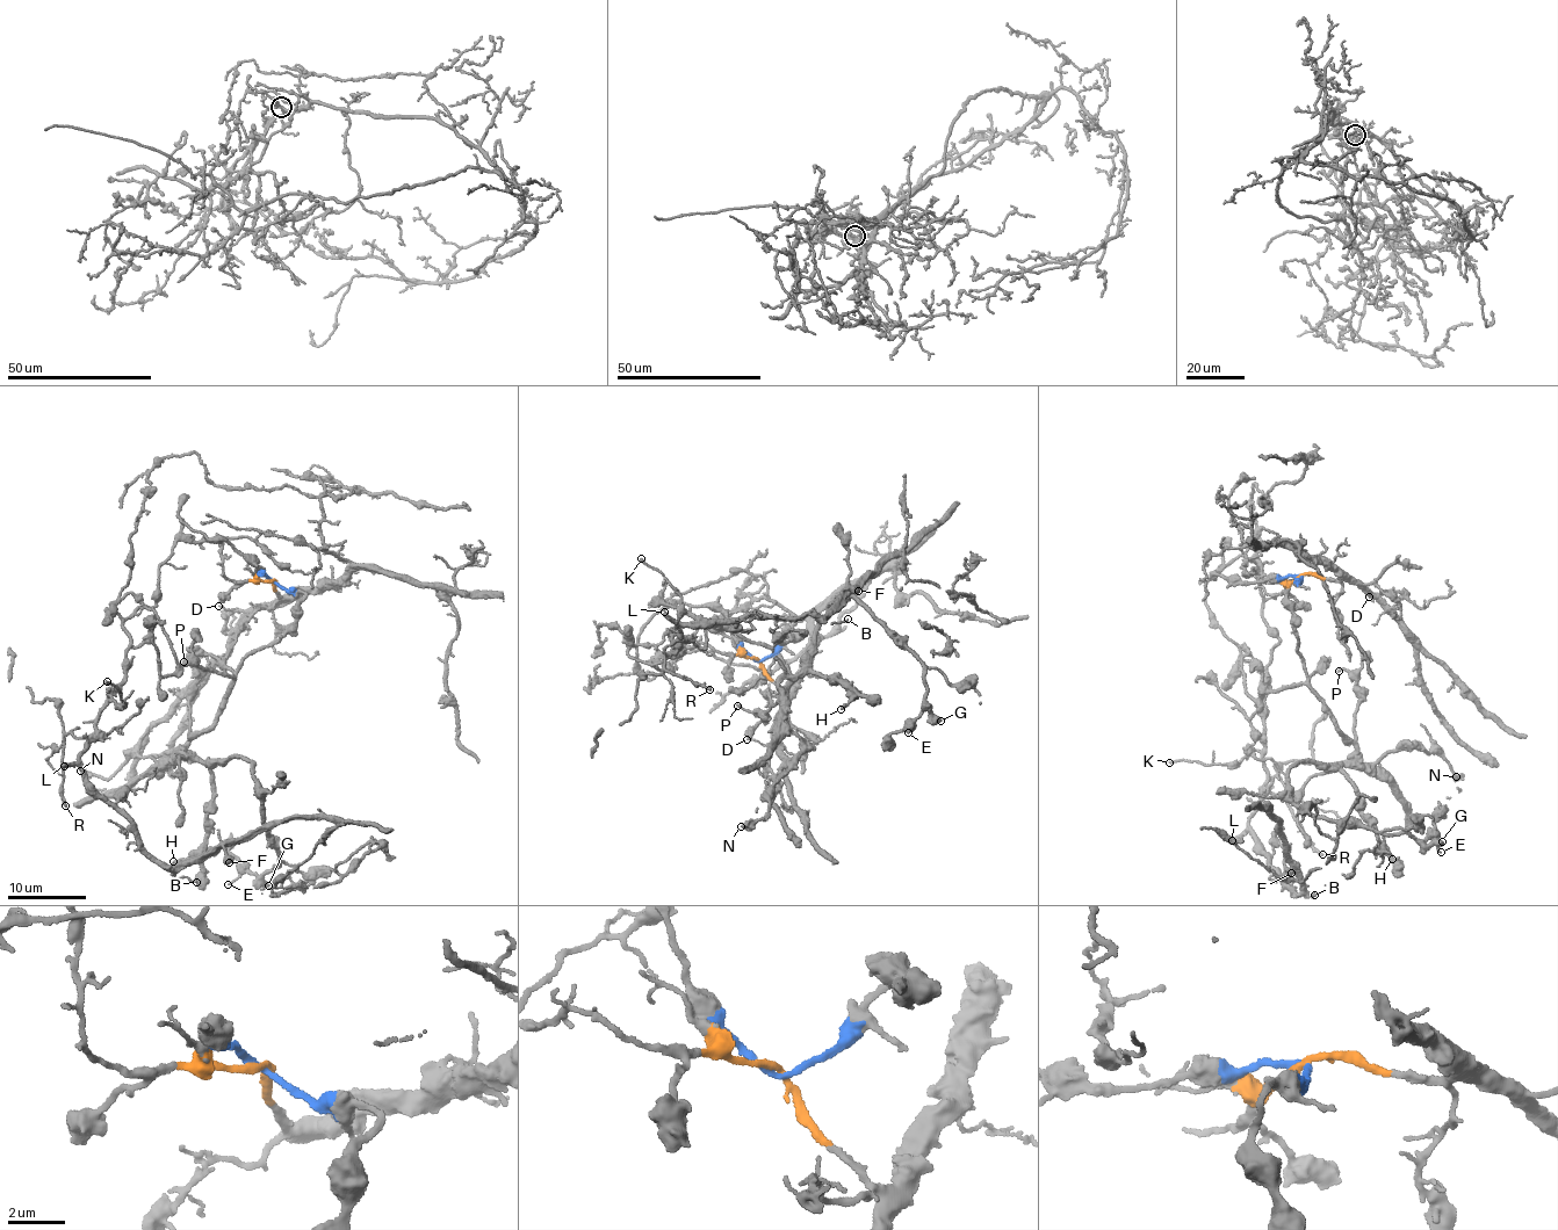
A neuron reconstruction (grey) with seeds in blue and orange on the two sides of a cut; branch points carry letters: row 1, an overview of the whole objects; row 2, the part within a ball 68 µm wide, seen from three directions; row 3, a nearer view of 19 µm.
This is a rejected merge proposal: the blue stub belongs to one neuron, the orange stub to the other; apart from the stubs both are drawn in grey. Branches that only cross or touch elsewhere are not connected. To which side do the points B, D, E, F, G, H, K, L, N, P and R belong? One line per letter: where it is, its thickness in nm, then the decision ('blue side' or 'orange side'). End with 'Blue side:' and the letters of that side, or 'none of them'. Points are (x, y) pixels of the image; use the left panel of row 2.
B: place (196, 882); calibre 100 nm; orange side
D: place (218, 606); calibre 90 nm; orange side
E: place (228, 884); calibre 120 nm; blue side
F: place (229, 862); calibre 650 nm; orange side
G: place (268, 885); calibre 440 nm; blue side
H: place (173, 861); calibre 180 nm; blue side
K: place (107, 681); calibre 160 nm; orange side
L: place (64, 766); calibre 320 nm; orange side
N: place (80, 771); calibre 400 nm; blue side
P: place (184, 661); calibre 140 nm; blue side
R: place (65, 805); calibre 200 nm; orange side
Blue side: E, G, H, N, P

